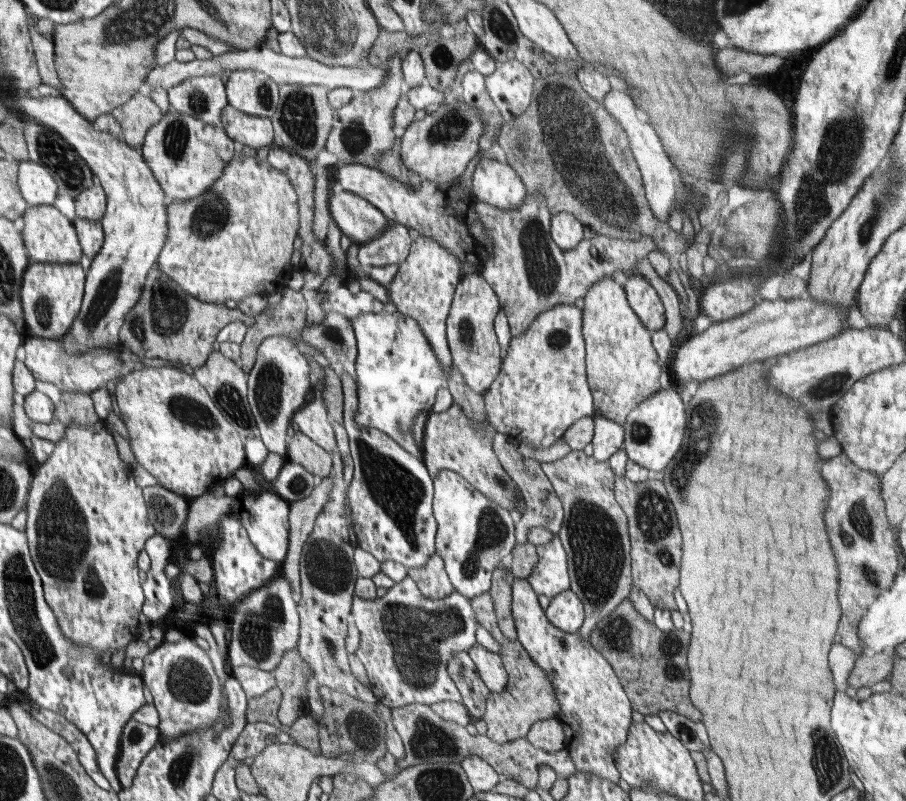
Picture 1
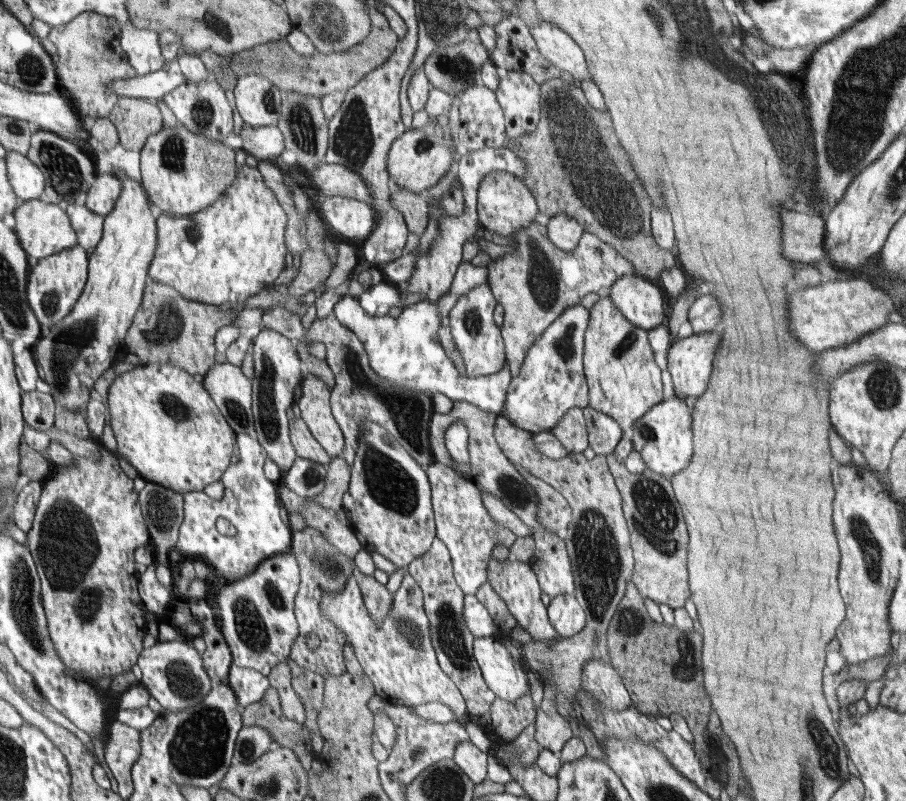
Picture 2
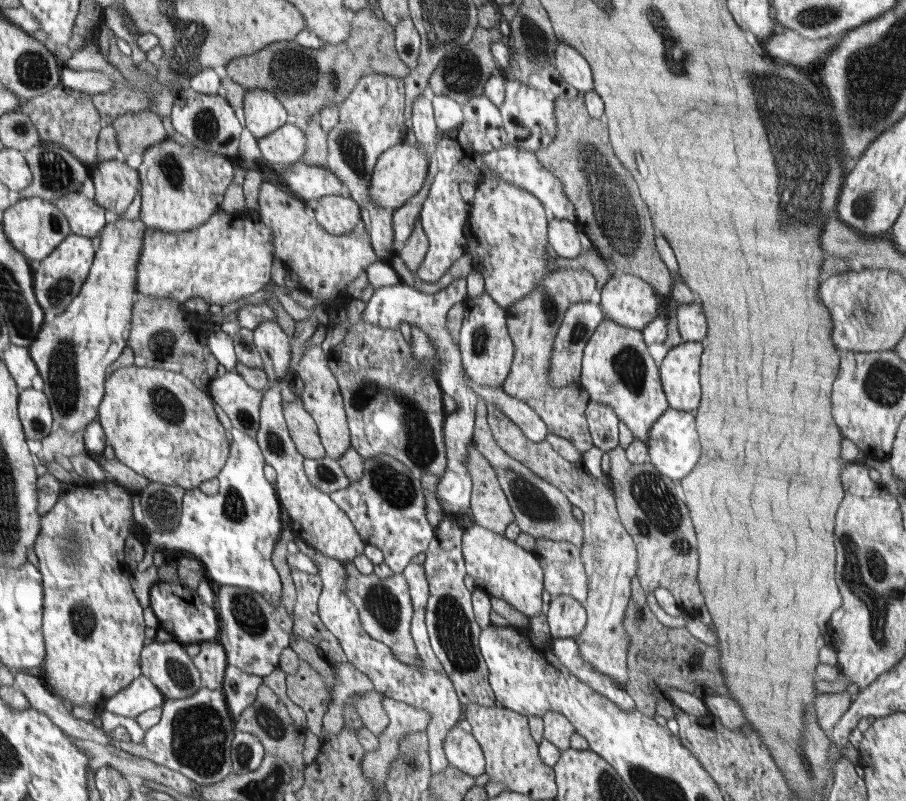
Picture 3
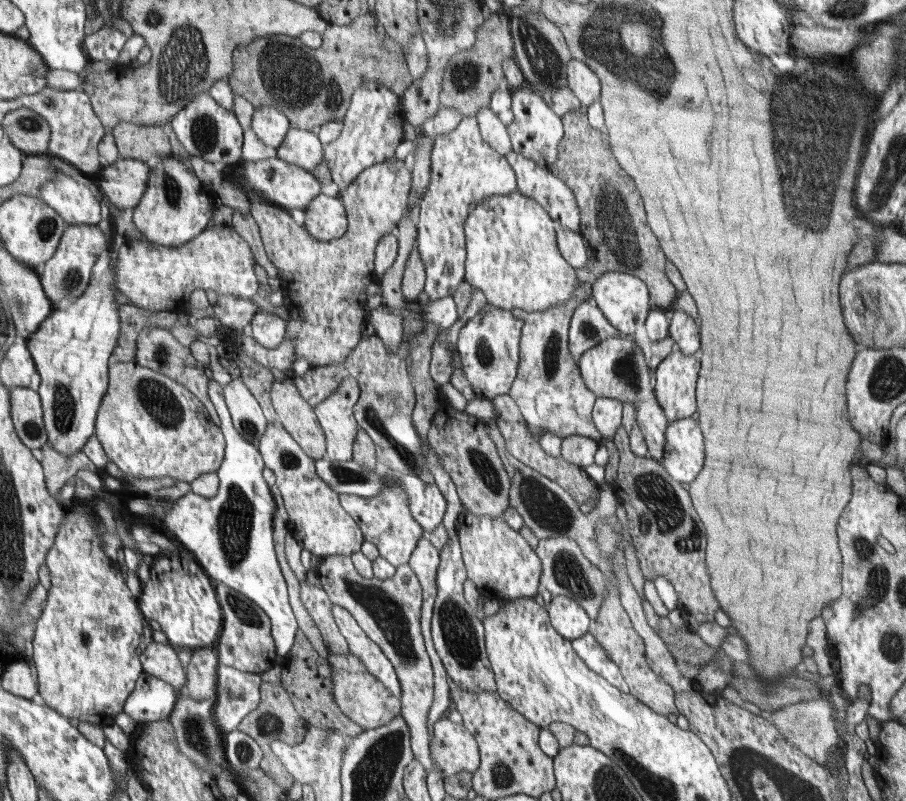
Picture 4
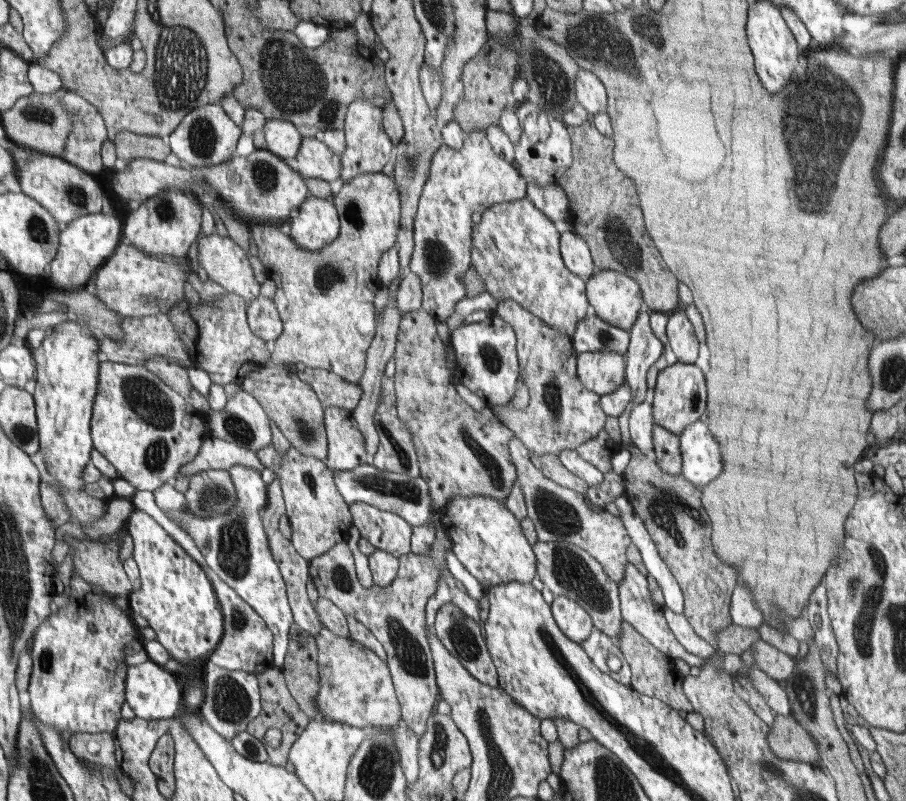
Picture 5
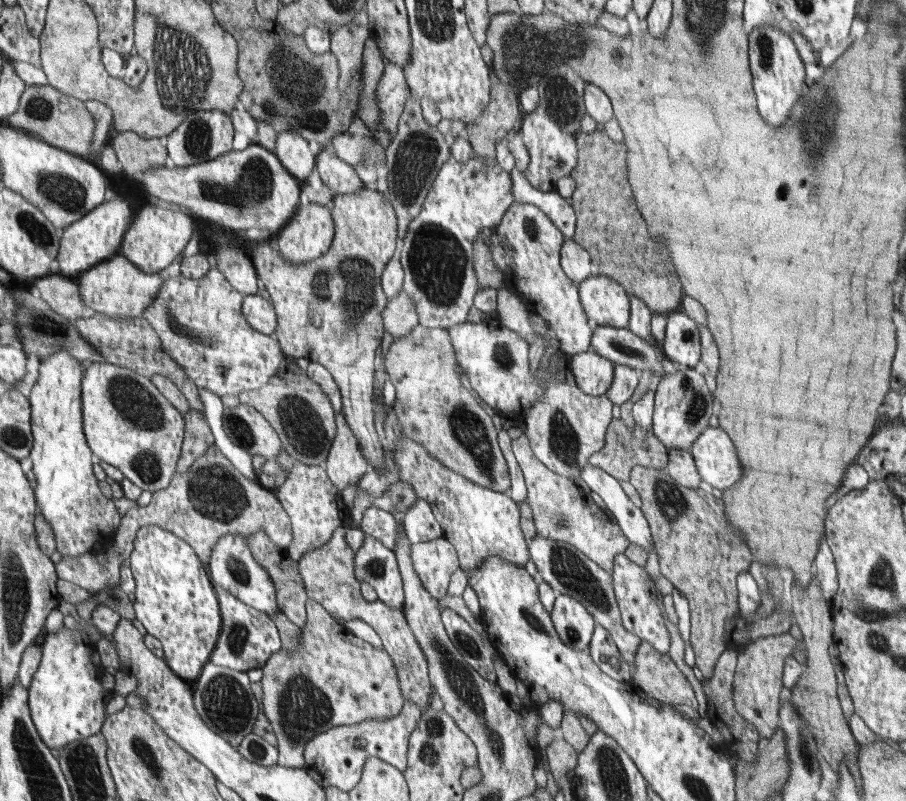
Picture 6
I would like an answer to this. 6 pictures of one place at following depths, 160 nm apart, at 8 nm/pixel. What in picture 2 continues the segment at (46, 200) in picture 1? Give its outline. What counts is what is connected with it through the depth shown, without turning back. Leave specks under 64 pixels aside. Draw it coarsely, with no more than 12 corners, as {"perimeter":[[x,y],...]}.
{"perimeter":[[16,151],[5,160],[16,197],[38,200],[47,186],[39,165]]}

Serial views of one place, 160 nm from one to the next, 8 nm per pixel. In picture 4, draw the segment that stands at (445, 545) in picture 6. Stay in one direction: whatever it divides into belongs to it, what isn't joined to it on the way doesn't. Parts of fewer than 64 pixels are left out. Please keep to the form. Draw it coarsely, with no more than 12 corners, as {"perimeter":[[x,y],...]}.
{"perimeter":[[350,555],[315,573],[395,666],[413,755],[432,760],[434,663],[410,563],[363,577]]}

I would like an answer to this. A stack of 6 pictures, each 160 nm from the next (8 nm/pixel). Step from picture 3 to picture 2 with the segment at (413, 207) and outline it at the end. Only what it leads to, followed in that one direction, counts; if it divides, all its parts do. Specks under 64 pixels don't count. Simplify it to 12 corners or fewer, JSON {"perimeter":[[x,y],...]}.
{"perimeter":[[392,207],[364,241],[358,264],[403,256],[408,230]]}

